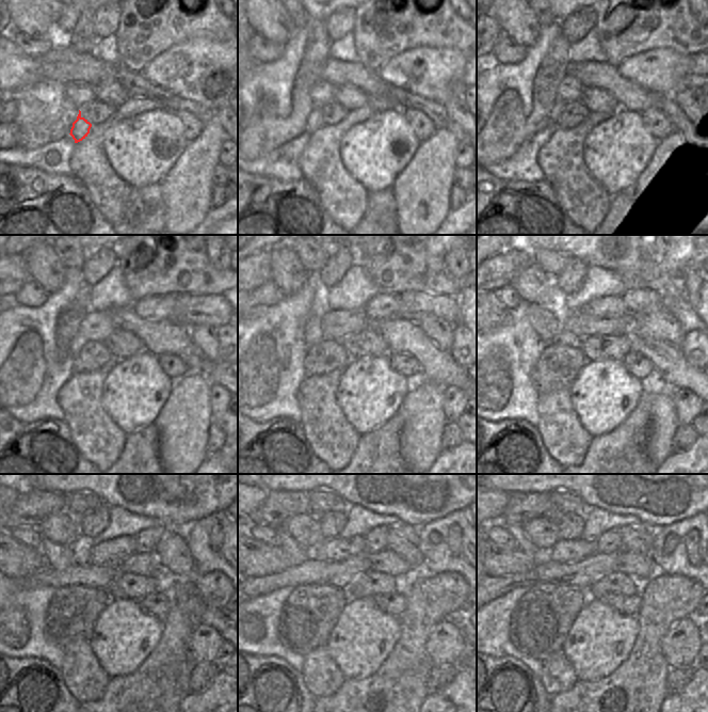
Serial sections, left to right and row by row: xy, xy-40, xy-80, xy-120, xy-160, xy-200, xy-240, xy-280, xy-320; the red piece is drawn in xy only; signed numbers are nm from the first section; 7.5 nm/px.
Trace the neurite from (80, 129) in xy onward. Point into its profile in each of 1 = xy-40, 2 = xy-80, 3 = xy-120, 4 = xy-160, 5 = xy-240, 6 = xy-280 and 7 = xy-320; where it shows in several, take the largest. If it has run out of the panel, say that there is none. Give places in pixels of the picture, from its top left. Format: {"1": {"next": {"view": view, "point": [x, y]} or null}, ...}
{"1": {"next": {"view": "xy-40", "point": [315, 121]}}, "2": {"next": {"view": "xy-80", "point": [556, 110]}}, "3": {"next": {"view": "xy-120", "point": [78, 343]}}, "4": {"next": {"view": "xy-160", "point": [312, 330]}}, "5": {"next": {"view": "xy-240", "point": [58, 556]}}, "6": {"next": {"view": "xy-280", "point": [296, 554]}}, "7": {"next": {"view": "xy-320", "point": [517, 531]}}}

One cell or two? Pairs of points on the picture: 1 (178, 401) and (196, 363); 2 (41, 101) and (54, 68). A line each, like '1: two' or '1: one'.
1: two
2: two

